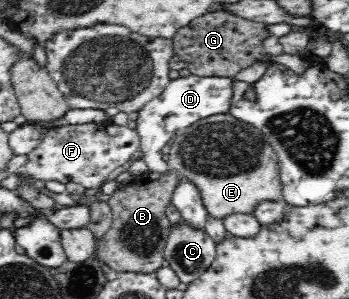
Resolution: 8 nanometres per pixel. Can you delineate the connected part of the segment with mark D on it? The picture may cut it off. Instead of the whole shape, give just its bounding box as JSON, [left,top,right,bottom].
[136,74,233,174]

